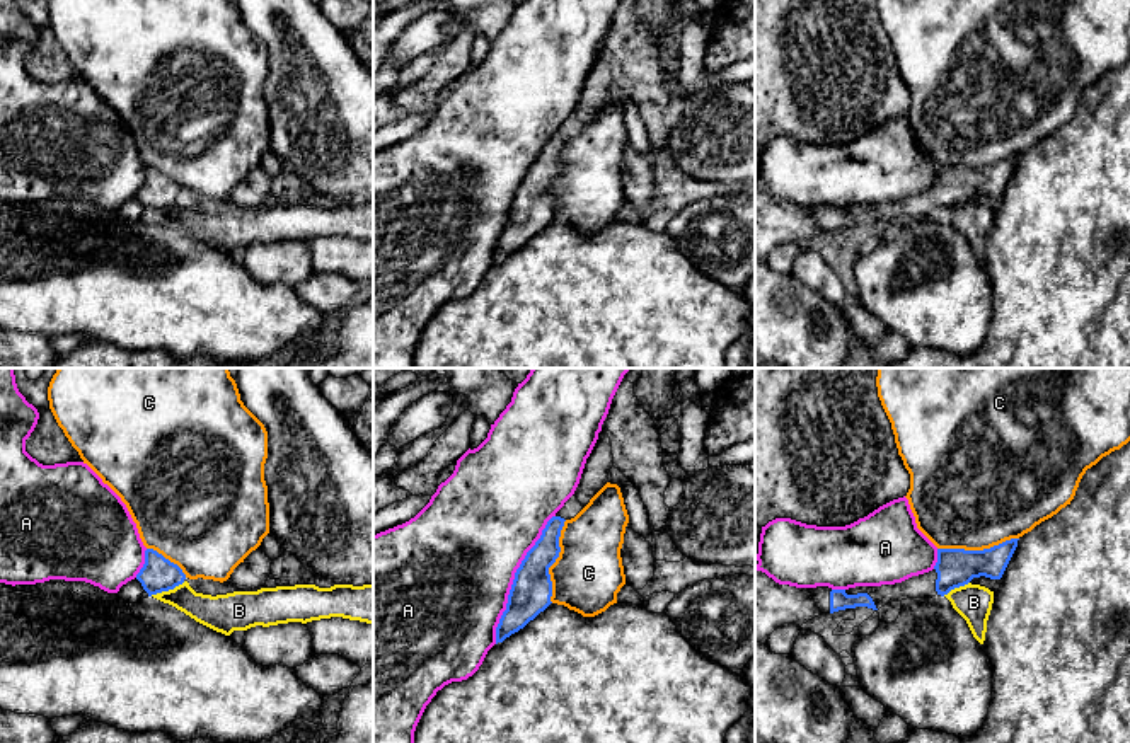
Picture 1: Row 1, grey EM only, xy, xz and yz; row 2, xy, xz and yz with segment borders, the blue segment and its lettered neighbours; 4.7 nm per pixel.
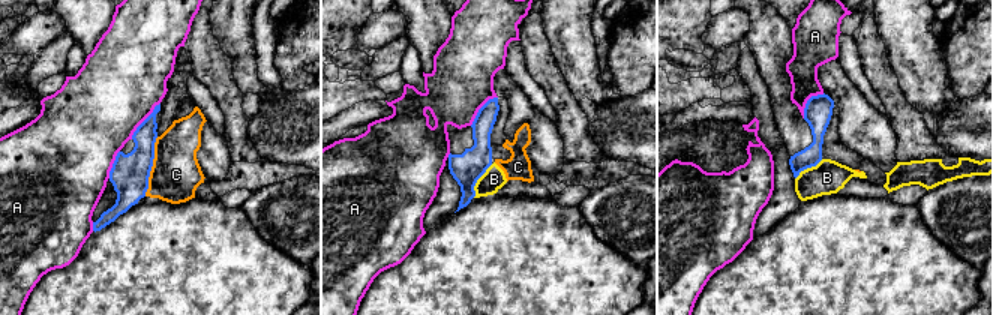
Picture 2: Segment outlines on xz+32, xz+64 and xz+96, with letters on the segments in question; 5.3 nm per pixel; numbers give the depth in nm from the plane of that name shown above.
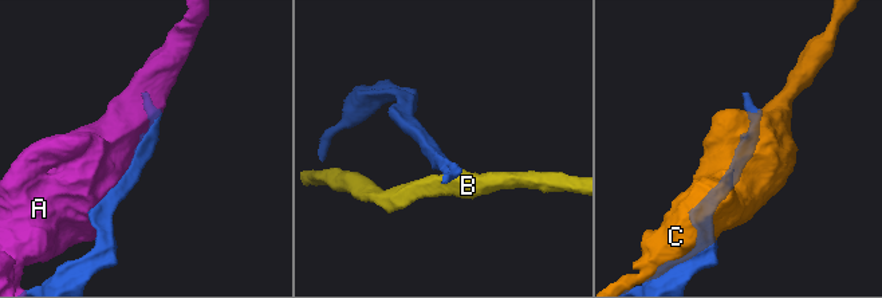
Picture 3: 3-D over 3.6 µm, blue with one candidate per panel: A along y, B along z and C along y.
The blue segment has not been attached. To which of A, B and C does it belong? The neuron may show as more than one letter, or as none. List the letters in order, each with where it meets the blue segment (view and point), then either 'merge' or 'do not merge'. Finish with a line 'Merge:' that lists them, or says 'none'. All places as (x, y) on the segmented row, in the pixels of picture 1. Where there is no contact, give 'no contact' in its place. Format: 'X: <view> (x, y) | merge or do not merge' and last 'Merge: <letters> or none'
A: xz (513, 580) | do not merge
B: xy (167, 590) | do not merge
C: xz (554, 561) | do not merge
Merge: none

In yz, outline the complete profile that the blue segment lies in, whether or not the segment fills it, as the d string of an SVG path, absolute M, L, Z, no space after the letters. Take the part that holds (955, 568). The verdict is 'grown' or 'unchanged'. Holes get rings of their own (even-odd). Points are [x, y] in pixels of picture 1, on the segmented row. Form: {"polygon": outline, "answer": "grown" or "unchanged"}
{"polygon": "M1011 539L983 550L937 549L937 562L932 571L895 585L849 590L816 586L808 590L822 613L856 607L879 610L891 602L907 598L944 596L951 590L968 585L973 578L1000 579L1018 547L1018 540Z", "answer": "grown"}

